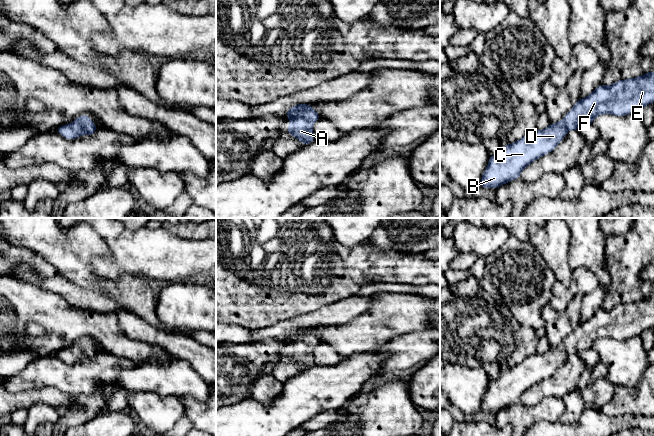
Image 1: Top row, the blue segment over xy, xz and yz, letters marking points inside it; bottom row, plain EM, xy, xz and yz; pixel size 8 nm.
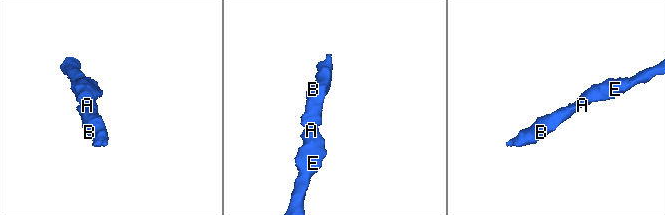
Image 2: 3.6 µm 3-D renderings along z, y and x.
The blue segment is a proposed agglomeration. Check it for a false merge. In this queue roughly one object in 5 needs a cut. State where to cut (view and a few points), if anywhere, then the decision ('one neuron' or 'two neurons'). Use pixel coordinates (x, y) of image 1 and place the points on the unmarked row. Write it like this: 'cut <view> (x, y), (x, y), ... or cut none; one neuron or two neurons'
cut none; one neuron

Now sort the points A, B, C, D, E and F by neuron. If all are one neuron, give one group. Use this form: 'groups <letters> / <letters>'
groups A B C D E F

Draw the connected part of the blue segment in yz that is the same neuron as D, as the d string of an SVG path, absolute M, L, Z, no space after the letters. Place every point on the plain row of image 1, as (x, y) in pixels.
M654 293L639 301L618 304L610 310L600 308L587 321L576 324L573 332L565 341L551 347L544 354L534 354L512 368L501 372L497 379L490 379L487 392L484 394L480 411L497 413L499 410L520 402L522 394L545 378L552 376L563 364L569 353L579 354L581 351L591 349L596 340L612 338L625 340L640 336L641 333L654 326Z

